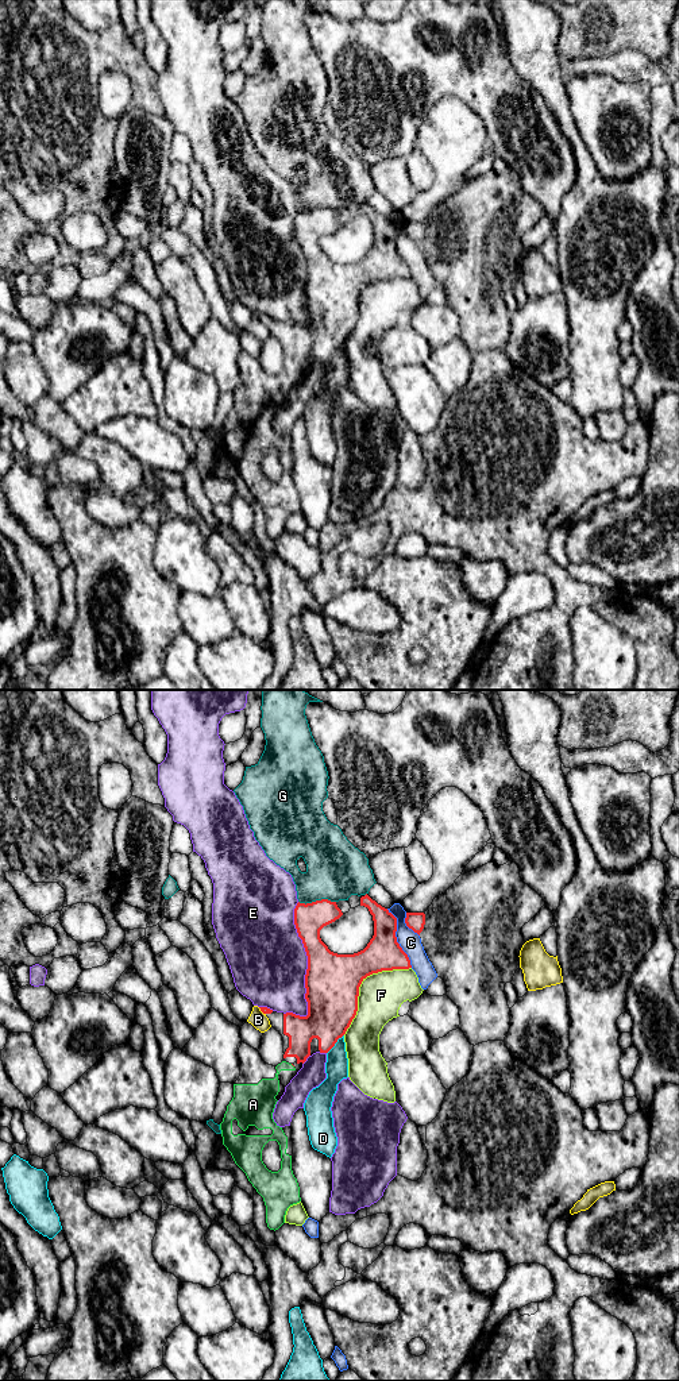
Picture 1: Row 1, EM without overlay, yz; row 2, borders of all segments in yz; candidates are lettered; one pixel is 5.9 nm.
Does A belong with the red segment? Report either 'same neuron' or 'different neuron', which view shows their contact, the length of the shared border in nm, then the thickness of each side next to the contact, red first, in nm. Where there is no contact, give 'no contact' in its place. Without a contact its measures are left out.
same neuron; no contact

